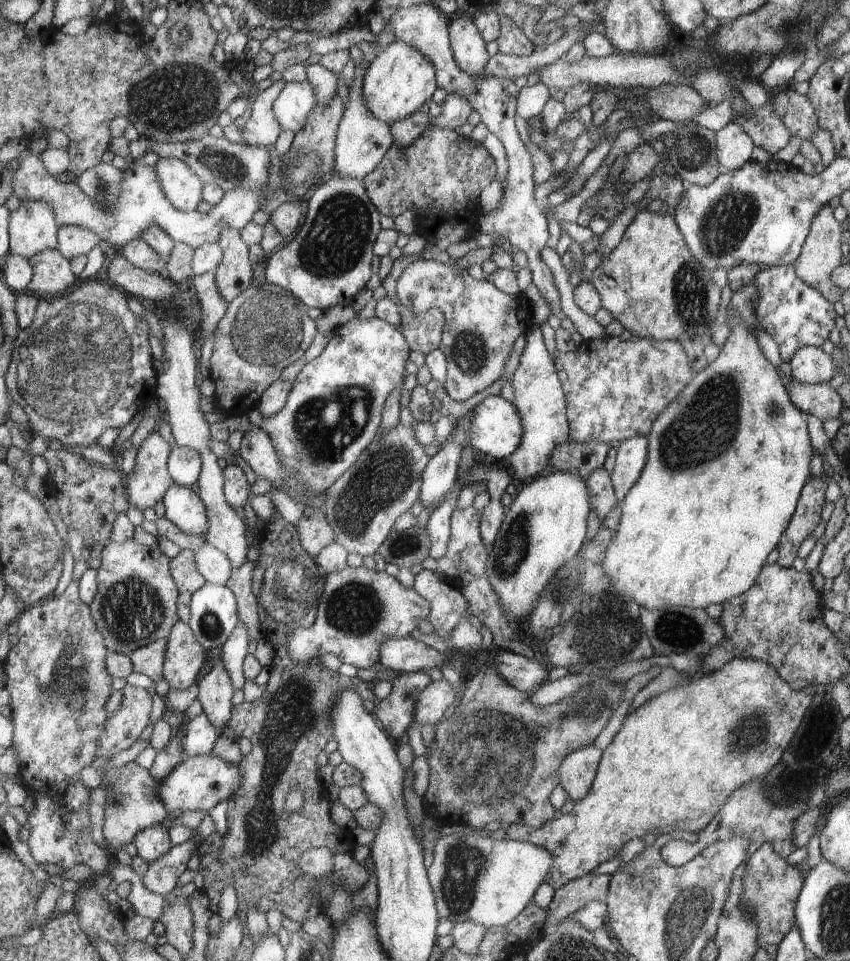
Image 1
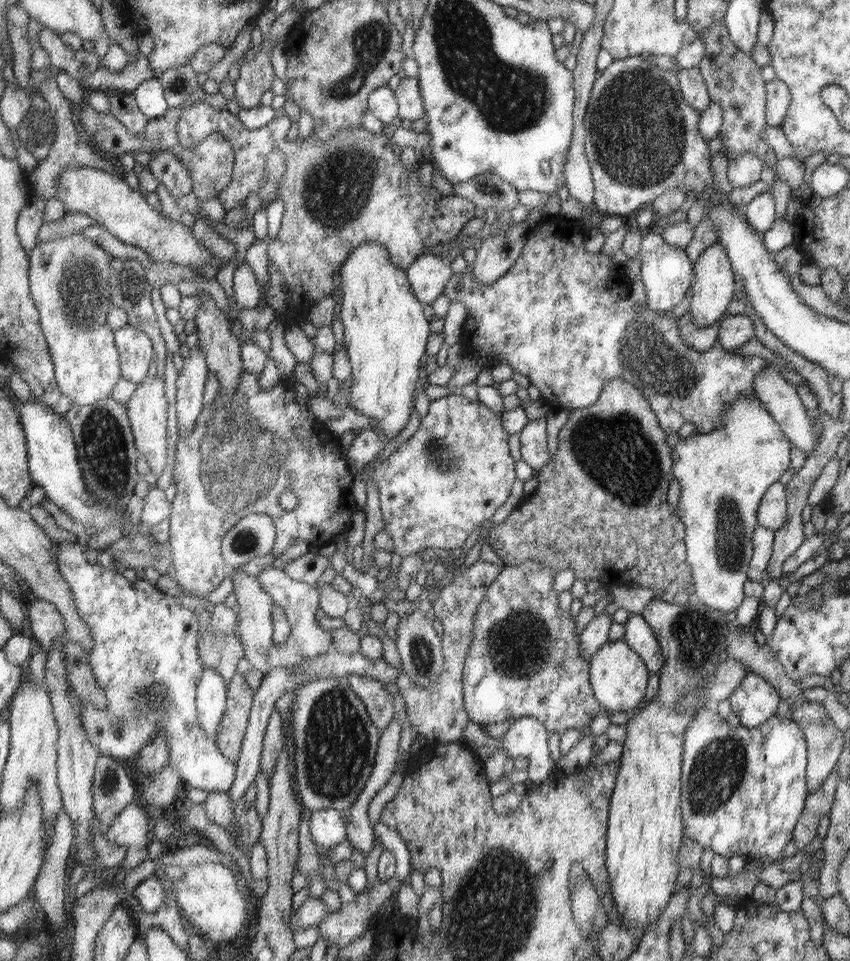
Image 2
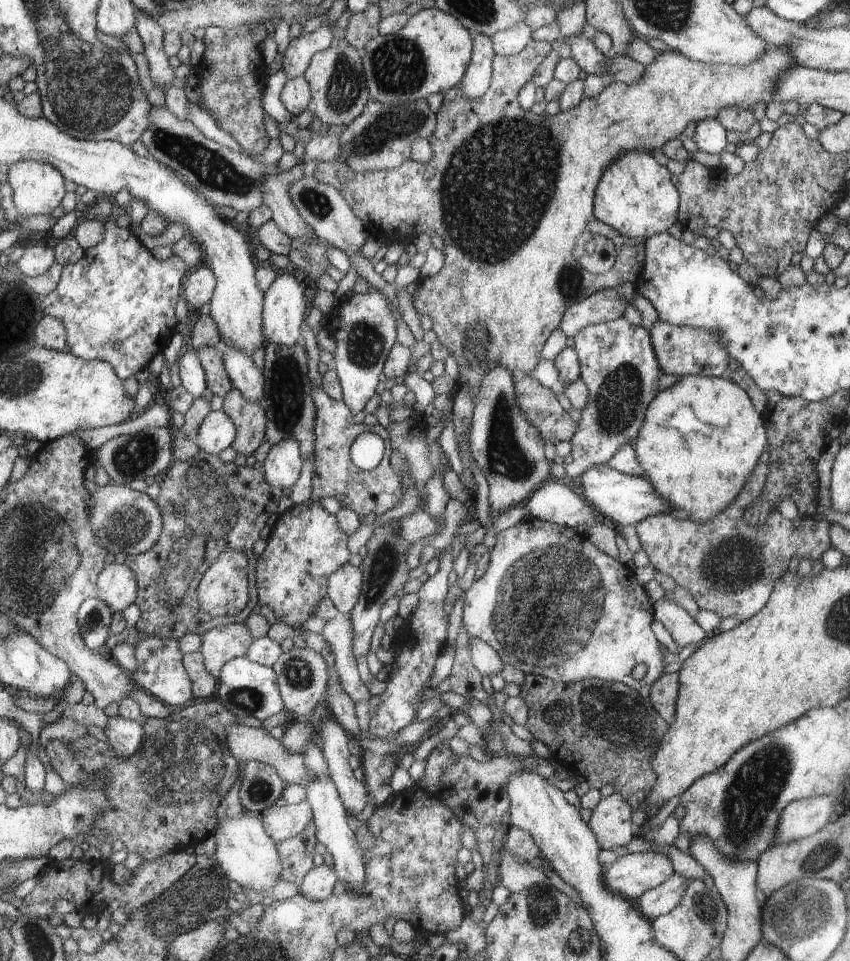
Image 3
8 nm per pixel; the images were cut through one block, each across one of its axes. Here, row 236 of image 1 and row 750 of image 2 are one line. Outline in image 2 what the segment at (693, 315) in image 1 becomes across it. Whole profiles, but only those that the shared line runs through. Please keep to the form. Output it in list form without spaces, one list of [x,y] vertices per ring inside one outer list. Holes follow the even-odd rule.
[[[650,601],[642,616],[657,635],[662,654],[665,655],[665,666],[659,672],[659,688],[657,694],[646,706],[631,712],[626,722],[626,739],[622,743],[622,756],[619,758],[617,782],[614,785],[608,814],[608,828],[606,834],[605,866],[610,880],[612,896],[622,914],[623,923],[632,929],[642,929],[642,934],[661,915],[673,896],[672,888],[677,880],[678,850],[682,846],[682,812],[681,773],[684,769],[684,744],[687,726],[695,717],[694,711],[683,711],[677,707],[677,702],[687,694],[699,688],[703,682],[713,678],[721,662],[718,660],[720,652],[726,651],[727,636],[734,627],[734,623],[727,622],[724,613],[710,609],[704,604],[698,604],[698,610],[692,608],[692,622],[690,622],[688,604],[674,605],[673,603]]]

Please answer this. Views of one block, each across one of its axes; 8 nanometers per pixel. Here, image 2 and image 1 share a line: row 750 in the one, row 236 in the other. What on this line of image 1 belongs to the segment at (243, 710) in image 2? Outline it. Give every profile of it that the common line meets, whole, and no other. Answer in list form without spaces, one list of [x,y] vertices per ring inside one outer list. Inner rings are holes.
[[[226,227],[221,232],[219,240],[223,257],[217,269],[214,271],[216,284],[222,298],[227,302],[232,302],[242,292],[246,291],[252,284],[252,262],[249,259],[249,245],[245,243],[241,236],[241,231]]]

